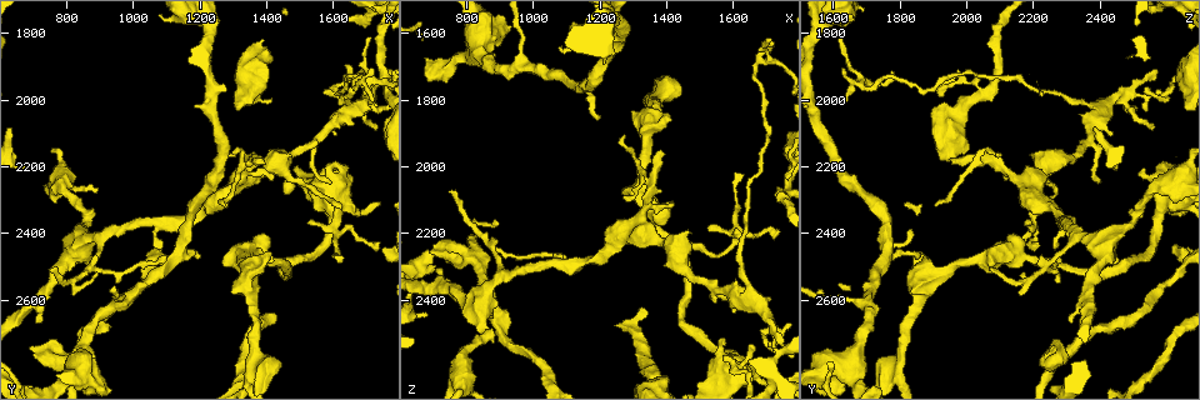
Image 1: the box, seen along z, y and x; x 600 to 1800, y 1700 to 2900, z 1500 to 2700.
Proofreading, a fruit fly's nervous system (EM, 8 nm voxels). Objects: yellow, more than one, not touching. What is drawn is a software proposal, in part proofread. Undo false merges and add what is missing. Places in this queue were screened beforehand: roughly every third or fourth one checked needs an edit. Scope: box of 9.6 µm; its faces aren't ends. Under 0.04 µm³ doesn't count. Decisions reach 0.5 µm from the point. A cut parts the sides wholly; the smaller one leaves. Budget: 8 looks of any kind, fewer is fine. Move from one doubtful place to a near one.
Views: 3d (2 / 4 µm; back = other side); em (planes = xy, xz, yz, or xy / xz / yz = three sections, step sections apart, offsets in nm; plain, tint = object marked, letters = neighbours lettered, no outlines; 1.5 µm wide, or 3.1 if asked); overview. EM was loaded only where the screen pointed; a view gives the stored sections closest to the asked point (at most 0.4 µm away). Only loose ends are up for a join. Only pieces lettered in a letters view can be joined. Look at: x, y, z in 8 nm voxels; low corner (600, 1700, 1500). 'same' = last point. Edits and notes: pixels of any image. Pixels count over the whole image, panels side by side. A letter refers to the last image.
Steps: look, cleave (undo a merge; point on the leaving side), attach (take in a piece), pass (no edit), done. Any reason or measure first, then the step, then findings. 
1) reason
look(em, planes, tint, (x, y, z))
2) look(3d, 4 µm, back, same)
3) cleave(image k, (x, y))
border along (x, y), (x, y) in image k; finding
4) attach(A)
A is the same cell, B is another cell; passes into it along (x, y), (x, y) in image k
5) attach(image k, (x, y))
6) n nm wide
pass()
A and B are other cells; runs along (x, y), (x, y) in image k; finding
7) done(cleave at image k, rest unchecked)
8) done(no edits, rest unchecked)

three arms meet
look(3d, 4 µm, (970, 2610, 1710))

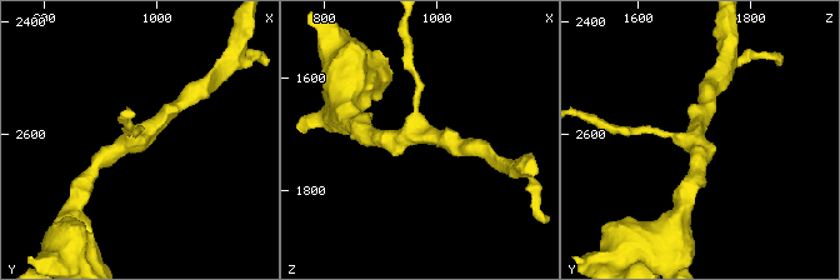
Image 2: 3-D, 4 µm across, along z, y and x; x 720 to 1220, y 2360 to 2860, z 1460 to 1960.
3 arms; shape alone is not enough
look(em, planes, plain, (970, 2605, 1705))

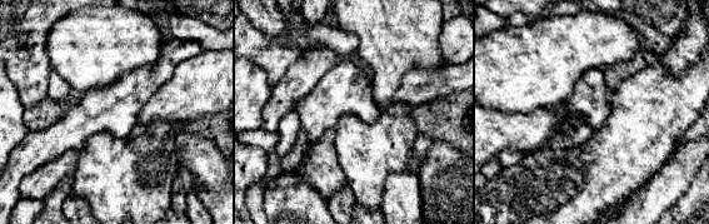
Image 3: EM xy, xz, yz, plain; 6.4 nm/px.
look(em, planes, letters, same)

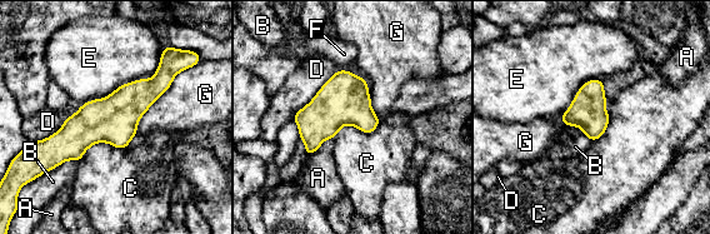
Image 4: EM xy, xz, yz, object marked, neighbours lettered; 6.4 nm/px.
240 nm wide
pass()
A, B, C, D, E, F and G are other cells; border along (380, 119), (333, 138) in image 4; continuous, no second cell

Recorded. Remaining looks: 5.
calibre changes
look(em, planes, letters, (1480, 2160, 2340))

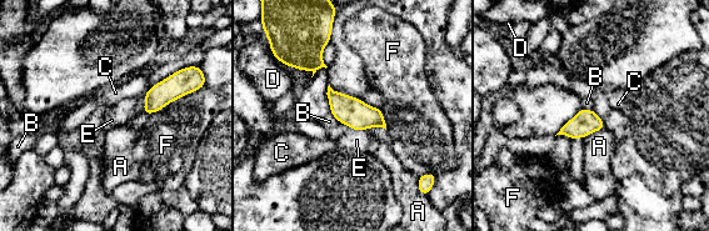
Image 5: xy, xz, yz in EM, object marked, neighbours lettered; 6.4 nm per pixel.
F touches over 340 nm
pass()
A, B, C, D, E and F are other cells; one cell here

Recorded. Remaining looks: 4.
free end
look(3d, 4 µm, (1720, 2040, 2540))

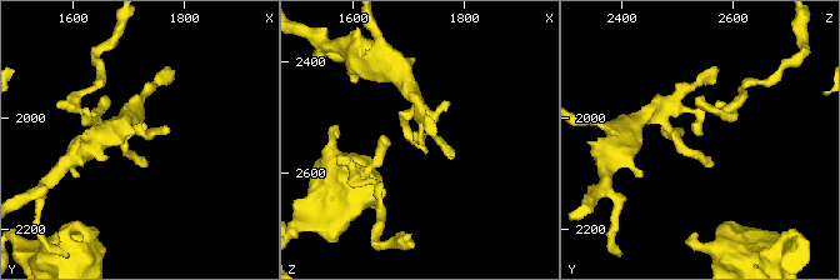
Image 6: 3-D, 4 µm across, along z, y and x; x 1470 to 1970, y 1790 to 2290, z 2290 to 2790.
look(em, planes, letters, (1720, 2035, 2545))

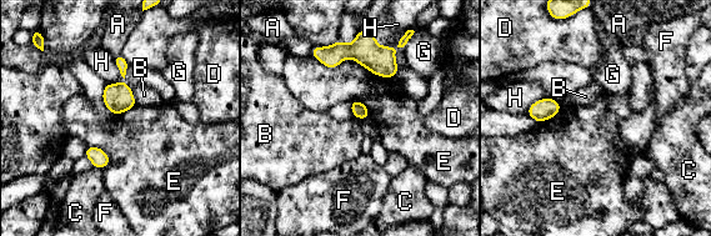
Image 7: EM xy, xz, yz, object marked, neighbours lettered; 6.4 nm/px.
pass()
A, B, C, D, E, F, G and H are other cells; border along (357, 33), (350, 43), (339, 40) in image 7; none of them fits

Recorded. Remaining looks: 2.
done(no edits, rest unchecked)

